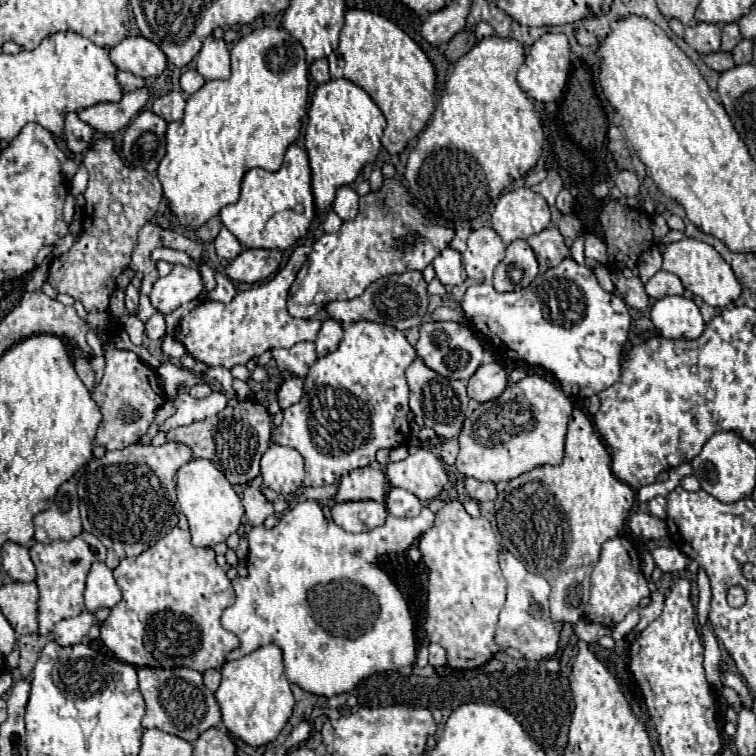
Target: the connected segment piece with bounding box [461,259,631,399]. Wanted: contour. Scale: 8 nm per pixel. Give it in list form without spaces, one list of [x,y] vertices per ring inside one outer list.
[[[563,259],[561,265],[537,275],[529,287],[511,293],[497,293],[491,283],[479,283],[467,289],[461,305],[465,317],[481,335],[489,337],[501,353],[509,359],[525,361],[551,371],[561,381],[561,391],[569,397],[587,399],[611,387],[621,377],[619,349],[623,349],[623,341],[627,339],[631,327],[629,307],[617,293],[607,293],[599,285],[593,269],[587,265]]]

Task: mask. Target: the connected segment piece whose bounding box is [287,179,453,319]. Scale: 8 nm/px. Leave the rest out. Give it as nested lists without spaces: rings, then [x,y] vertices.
[[[385,179],[385,185],[381,191],[369,193],[359,199],[359,213],[353,221],[345,221],[337,233],[325,233],[321,235],[307,261],[303,263],[301,271],[297,273],[295,283],[289,289],[289,299],[287,299],[287,309],[291,317],[299,319],[313,319],[321,307],[325,307],[329,301],[345,301],[345,299],[355,299],[359,297],[371,281],[379,277],[387,277],[393,273],[403,273],[407,269],[417,269],[423,271],[453,239],[453,231],[447,227],[441,227],[429,219],[425,219],[409,201],[407,189],[397,183],[395,179]]]

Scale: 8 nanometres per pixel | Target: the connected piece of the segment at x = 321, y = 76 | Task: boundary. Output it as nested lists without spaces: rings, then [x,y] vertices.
[[[319,59],[319,61],[311,63],[311,65],[309,65],[309,75],[313,77],[313,81],[315,81],[317,85],[327,83],[327,81],[331,79],[331,77],[329,77],[329,69],[327,69],[327,59]]]

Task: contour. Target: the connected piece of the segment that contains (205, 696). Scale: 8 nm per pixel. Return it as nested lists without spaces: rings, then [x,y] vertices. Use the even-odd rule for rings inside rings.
[[[139,667],[139,689],[143,693],[147,713],[143,717],[143,727],[157,727],[165,733],[177,735],[189,743],[193,743],[201,733],[221,723],[221,709],[213,697],[213,693],[203,685],[203,677],[185,667],[177,669],[151,669]]]

